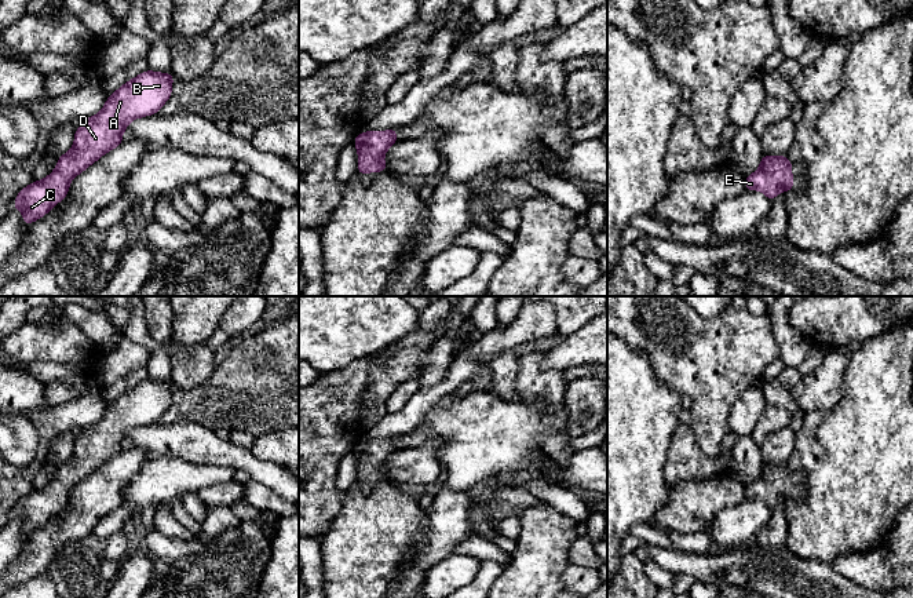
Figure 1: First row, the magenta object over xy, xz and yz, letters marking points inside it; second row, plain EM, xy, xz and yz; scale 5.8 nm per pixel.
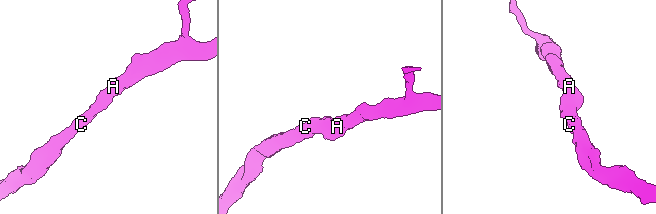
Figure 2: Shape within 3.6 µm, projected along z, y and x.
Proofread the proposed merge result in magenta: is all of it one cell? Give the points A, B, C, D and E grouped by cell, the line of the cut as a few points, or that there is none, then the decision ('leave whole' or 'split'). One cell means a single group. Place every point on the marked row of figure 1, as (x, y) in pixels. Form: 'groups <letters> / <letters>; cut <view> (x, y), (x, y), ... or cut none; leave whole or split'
groups A B C D E; cut none; leave whole

